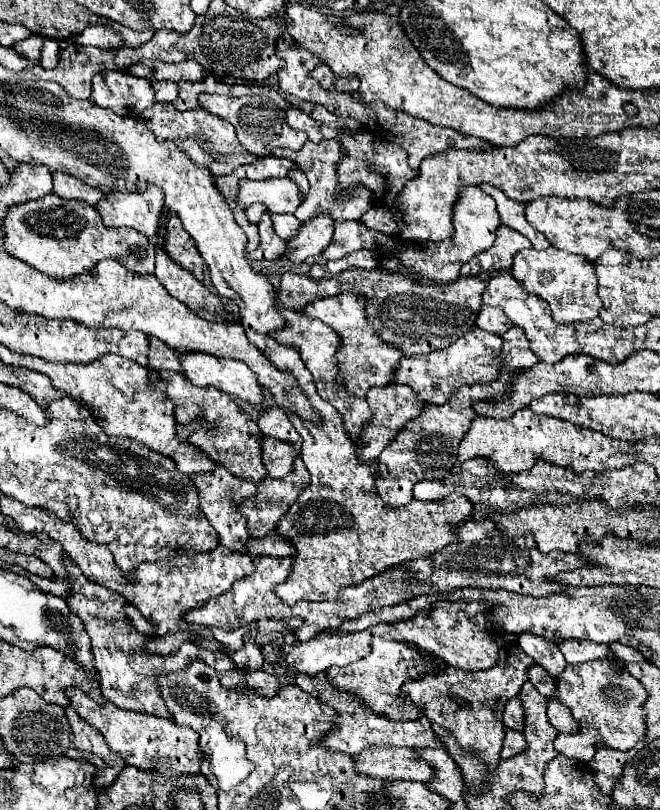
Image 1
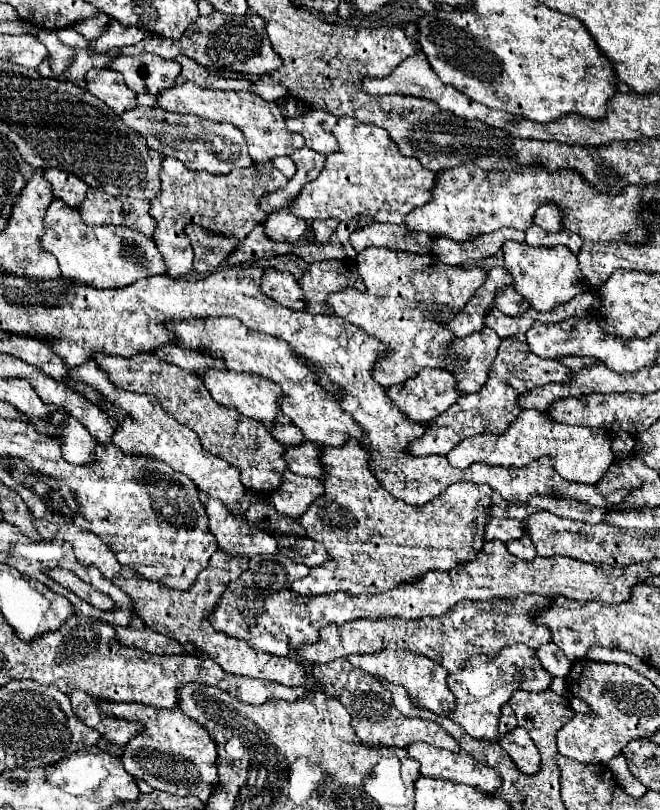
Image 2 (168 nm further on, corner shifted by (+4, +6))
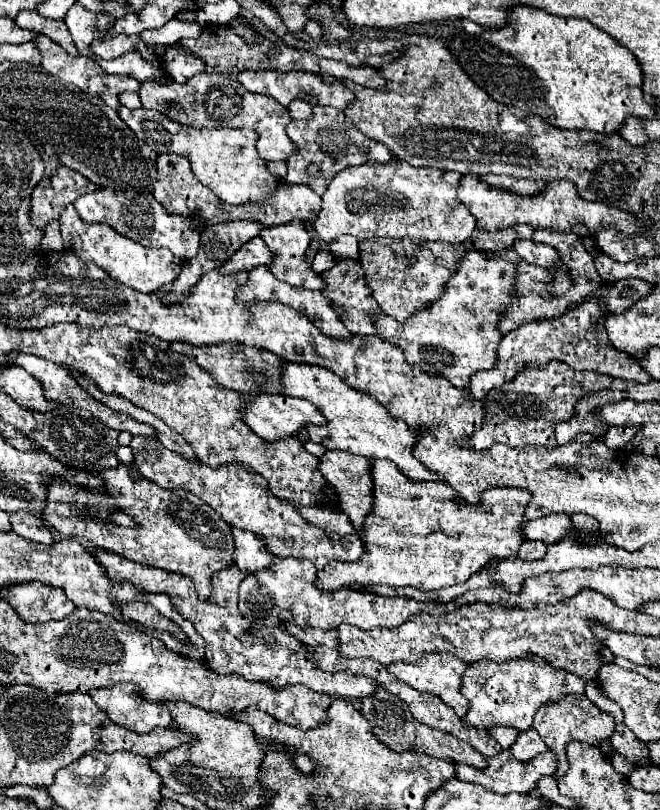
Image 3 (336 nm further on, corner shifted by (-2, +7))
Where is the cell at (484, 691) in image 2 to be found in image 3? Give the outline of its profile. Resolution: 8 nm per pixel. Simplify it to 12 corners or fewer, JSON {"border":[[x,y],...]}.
{"border":[[538,655],[470,663],[470,729],[526,731],[534,713],[582,677]]}

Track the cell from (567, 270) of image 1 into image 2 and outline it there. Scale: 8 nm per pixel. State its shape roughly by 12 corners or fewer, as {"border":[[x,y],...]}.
{"border":[[504,242],[504,268],[530,308],[594,290],[566,246]]}

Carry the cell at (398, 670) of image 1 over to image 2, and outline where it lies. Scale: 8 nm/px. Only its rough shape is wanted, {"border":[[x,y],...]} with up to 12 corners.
{"border":[[402,652],[348,656],[352,666],[408,690],[422,708],[448,716],[454,694],[434,660]]}

